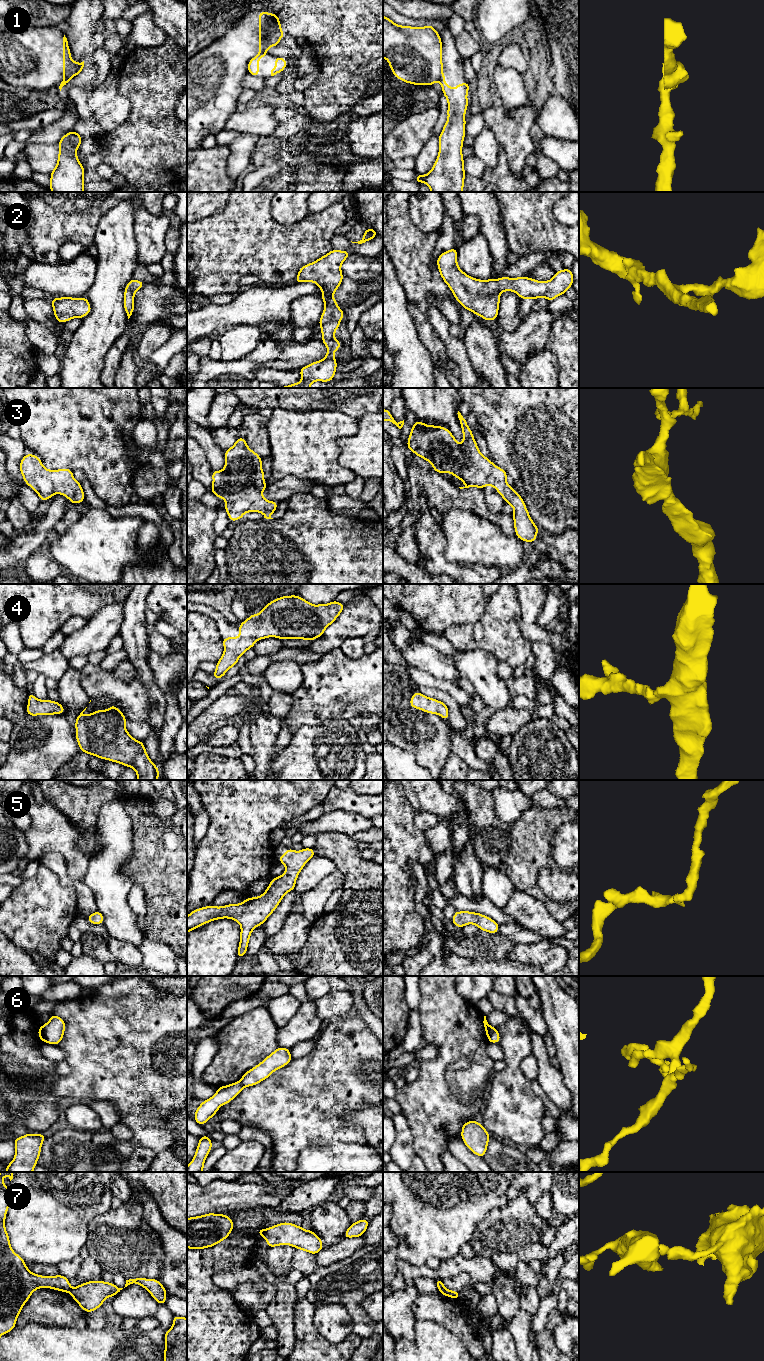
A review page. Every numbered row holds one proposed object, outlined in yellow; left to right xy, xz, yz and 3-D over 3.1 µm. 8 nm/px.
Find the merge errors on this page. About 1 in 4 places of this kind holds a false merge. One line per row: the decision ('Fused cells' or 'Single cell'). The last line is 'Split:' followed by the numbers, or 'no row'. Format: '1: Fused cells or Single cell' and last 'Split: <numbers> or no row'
1: Fused cells
2: Single cell
3: Single cell
4: Single cell
5: Single cell
6: Fused cells
7: Fused cells
Split: 1, 6, 7

